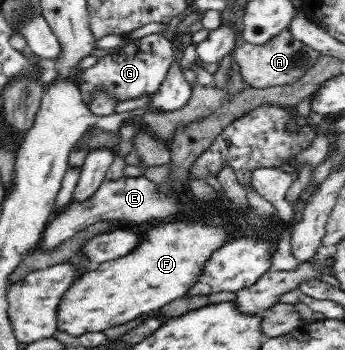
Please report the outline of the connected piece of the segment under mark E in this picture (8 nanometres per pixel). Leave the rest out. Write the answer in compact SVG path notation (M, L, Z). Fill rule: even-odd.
M124 175L117 180L105 180L88 198L81 201L71 201L64 209L53 216L42 233L35 249L41 252L54 252L60 244L72 238L77 232L88 228L101 220L124 219L132 222L143 222L150 218L179 216L184 212L182 204L176 197L158 195L154 182L142 176Z

